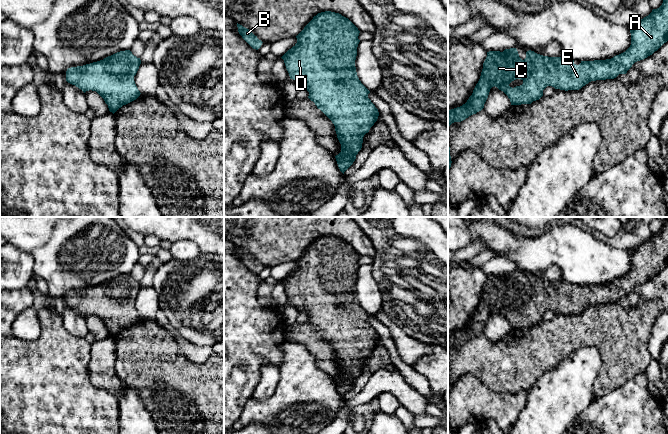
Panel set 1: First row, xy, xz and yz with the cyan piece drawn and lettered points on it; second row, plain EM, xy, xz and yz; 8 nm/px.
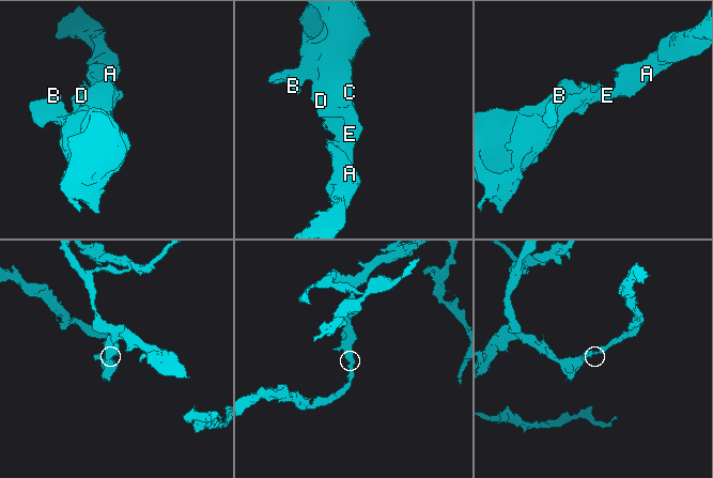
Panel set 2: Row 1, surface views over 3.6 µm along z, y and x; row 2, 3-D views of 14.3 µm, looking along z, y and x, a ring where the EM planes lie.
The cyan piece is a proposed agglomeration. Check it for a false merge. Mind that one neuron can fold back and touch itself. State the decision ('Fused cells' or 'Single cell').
Single cell

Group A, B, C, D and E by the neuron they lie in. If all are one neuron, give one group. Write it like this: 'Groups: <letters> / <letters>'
Groups: A B C D E

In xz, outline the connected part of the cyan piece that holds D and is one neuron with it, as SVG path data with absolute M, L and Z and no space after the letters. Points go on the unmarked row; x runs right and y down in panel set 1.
M318 237L296 260L297 267L281 282L290 303L309 316L308 322L315 327L334 348L341 376L335 380L340 395L353 388L362 372L363 361L377 345L379 336L368 322L370 315L357 300L355 284L360 255L339 237Z

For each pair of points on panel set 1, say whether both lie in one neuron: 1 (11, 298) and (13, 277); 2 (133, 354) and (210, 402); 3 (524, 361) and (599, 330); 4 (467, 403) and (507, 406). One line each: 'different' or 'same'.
1: different
2: same
3: same
4: same

